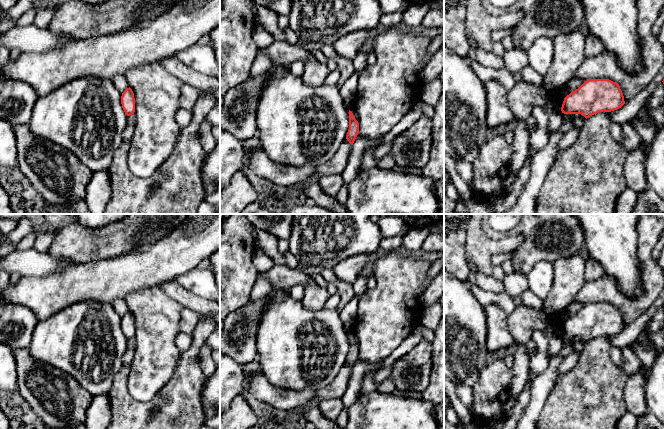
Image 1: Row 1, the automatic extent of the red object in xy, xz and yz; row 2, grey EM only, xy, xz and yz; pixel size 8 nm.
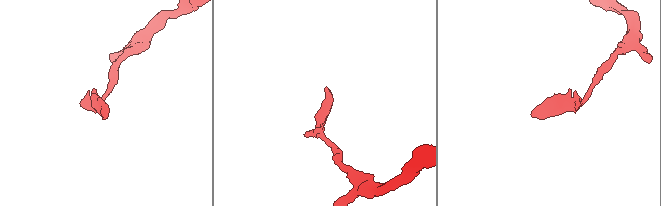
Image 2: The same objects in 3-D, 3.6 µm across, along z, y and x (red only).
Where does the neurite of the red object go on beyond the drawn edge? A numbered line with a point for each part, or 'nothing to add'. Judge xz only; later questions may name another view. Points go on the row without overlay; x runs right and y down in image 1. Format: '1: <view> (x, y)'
nothing to add

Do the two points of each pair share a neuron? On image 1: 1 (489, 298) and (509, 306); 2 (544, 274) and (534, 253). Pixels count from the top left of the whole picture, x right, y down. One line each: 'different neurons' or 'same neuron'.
1: same neuron
2: different neurons

